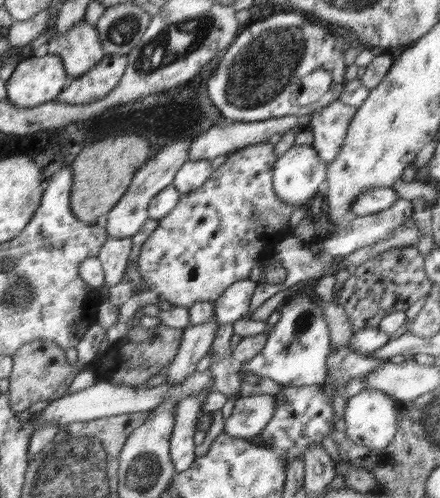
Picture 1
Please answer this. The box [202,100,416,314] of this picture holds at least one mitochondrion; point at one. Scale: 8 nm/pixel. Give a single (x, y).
(400, 261)

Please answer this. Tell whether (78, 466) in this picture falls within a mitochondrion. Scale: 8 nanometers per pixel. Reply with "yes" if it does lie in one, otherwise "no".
yes

